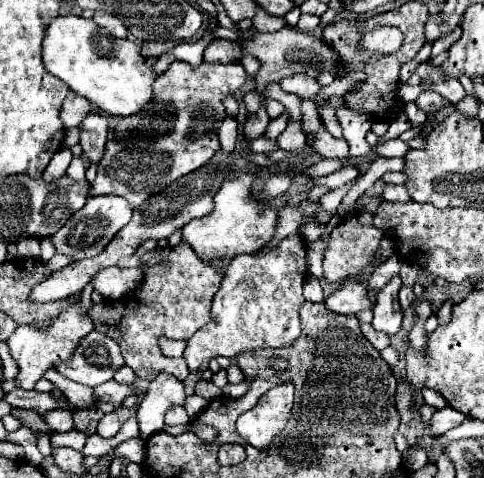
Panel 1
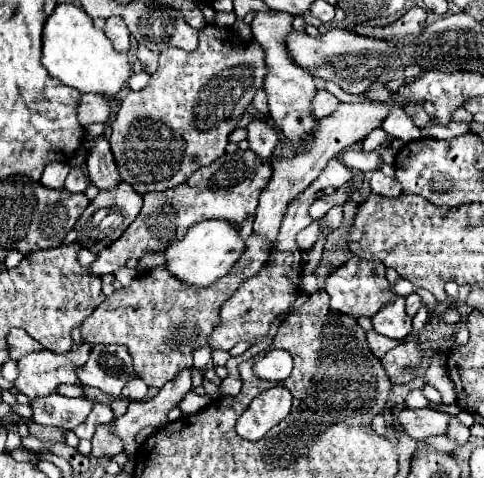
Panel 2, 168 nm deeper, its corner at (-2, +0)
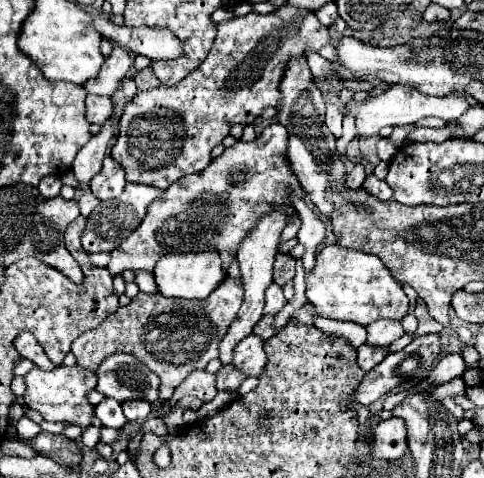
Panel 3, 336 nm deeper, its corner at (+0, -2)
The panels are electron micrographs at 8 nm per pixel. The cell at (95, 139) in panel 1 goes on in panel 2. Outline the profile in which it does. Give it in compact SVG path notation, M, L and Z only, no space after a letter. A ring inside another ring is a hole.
M103 136L95 138L95 148L87 156L87 172L89 182L99 190L111 190L121 182L109 142Z

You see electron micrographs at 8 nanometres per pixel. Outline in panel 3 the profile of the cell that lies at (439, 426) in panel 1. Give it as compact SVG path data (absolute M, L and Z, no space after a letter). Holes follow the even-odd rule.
M389 418L377 424L373 444L373 456L381 460L395 460L409 452L407 446L407 426L403 418Z

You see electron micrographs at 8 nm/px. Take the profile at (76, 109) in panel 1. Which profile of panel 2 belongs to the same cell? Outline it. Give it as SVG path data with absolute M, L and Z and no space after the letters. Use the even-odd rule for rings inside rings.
M91 94L81 96L77 118L83 126L89 126L93 122L107 122L109 114L111 114L111 104L105 96L91 96Z

